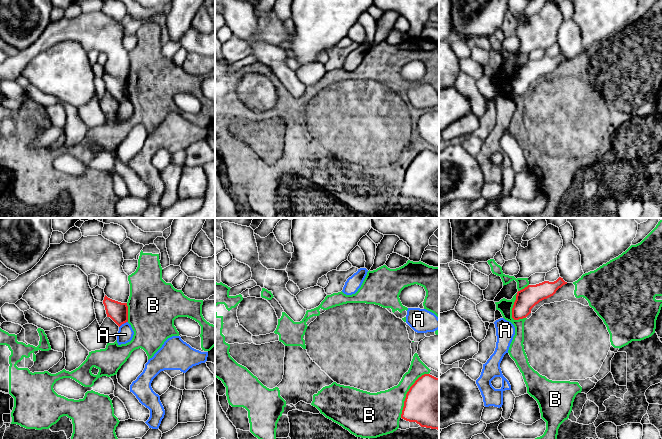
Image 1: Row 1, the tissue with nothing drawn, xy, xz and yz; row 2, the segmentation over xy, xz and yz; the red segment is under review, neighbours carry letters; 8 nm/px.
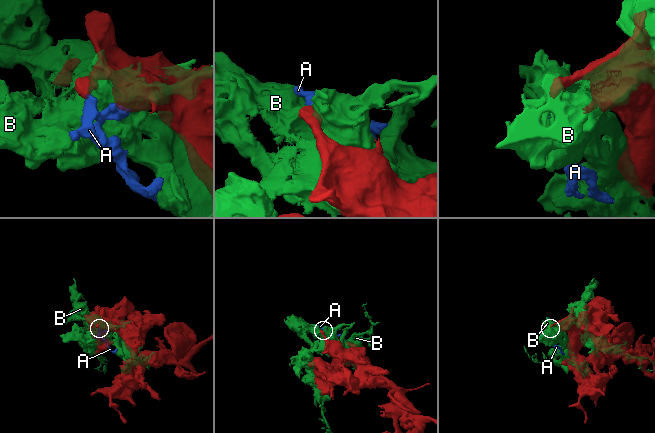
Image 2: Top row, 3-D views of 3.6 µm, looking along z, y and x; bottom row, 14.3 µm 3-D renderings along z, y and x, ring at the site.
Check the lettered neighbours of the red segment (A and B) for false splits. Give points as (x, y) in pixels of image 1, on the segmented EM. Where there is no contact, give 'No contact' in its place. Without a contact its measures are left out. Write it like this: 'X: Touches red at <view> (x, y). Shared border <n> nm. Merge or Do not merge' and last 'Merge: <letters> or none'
A: Touches red at xy (123, 323). Shared border 90 nm. Do not merge
B: Touches red at xz (407, 393). Shared border 420 nm. Do not merge
Merge: none

